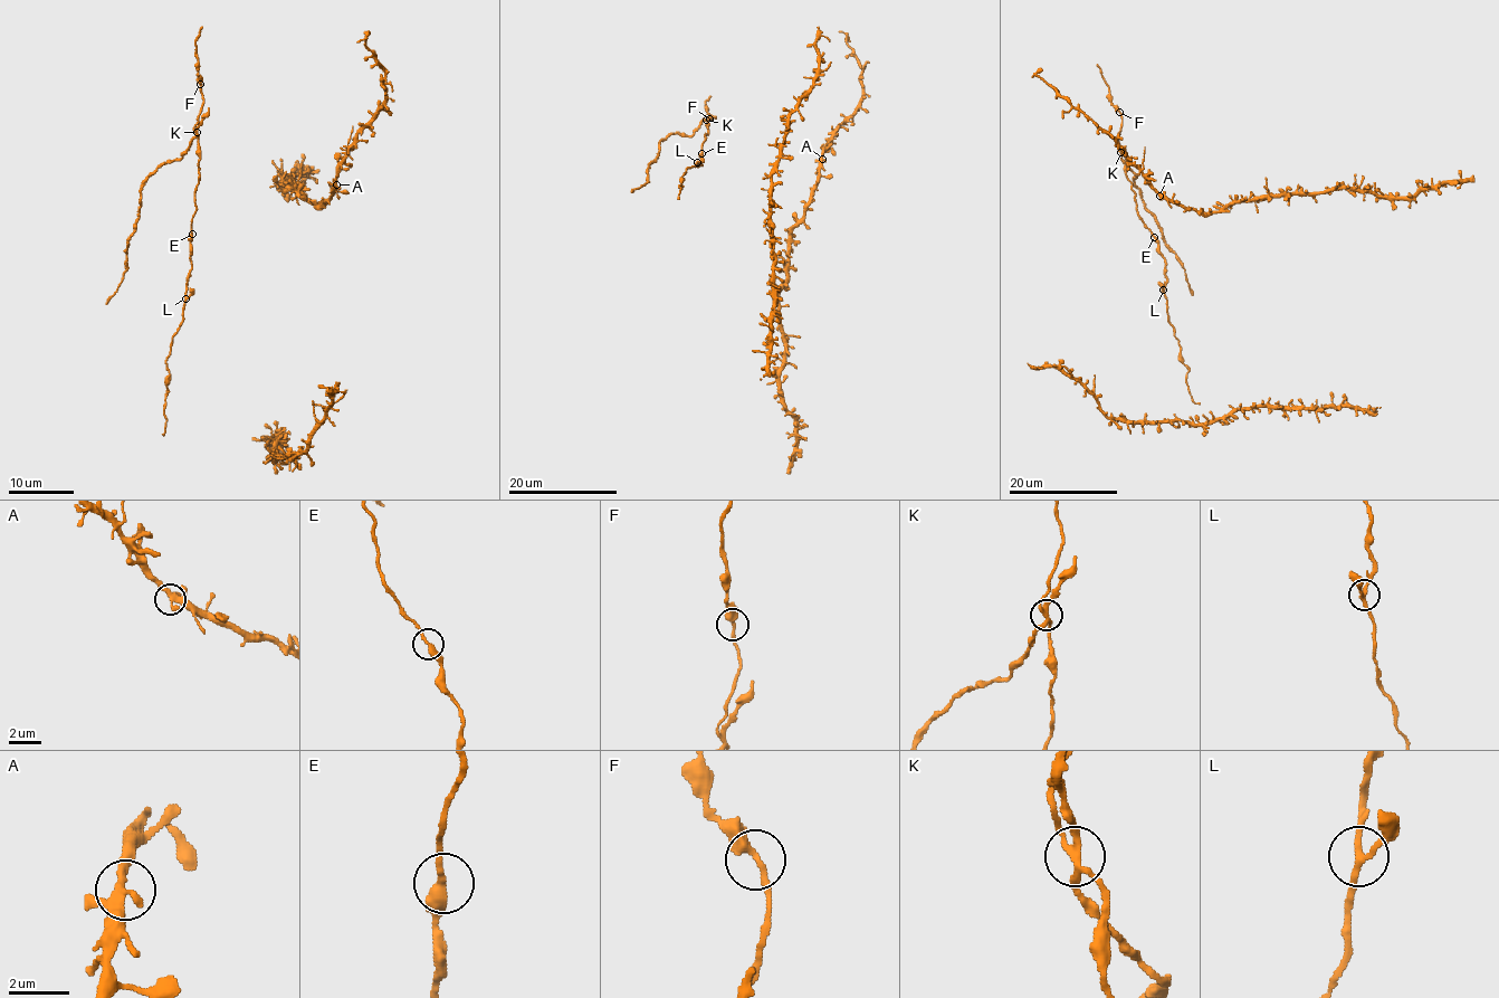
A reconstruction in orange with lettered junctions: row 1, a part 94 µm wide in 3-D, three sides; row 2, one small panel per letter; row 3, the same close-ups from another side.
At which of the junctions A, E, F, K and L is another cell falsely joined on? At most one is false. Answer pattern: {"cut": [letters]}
{"cut": ["K"]}

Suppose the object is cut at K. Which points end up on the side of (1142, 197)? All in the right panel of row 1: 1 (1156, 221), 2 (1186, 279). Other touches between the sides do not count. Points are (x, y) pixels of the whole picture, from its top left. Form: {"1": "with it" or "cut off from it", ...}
{"1": "with it", "2": "with it"}

